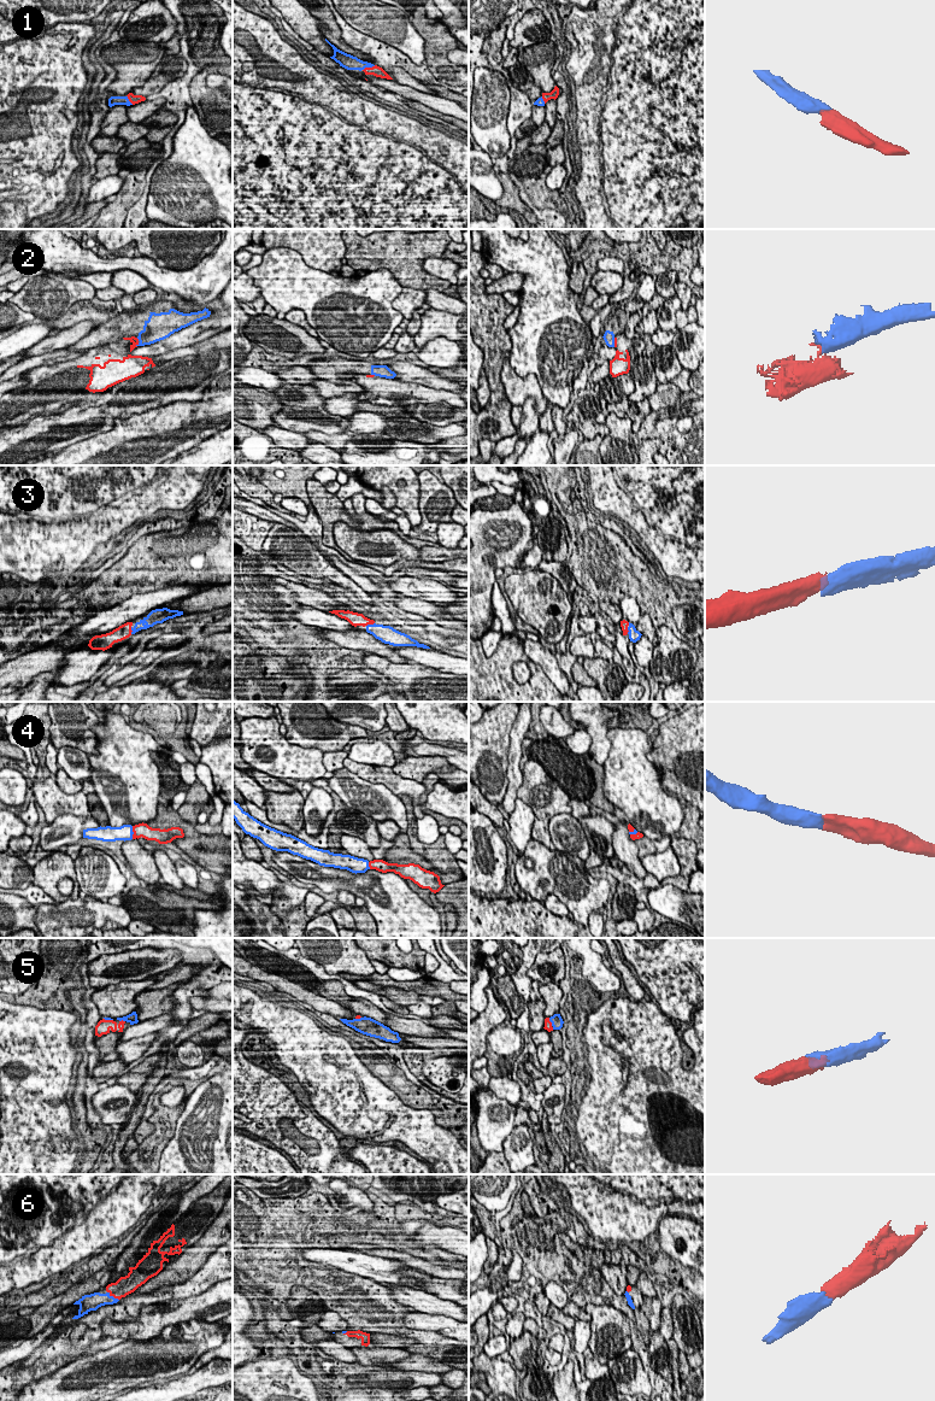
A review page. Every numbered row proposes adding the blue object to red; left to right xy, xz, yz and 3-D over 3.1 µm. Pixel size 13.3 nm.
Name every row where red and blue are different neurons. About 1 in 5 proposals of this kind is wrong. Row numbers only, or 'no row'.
2

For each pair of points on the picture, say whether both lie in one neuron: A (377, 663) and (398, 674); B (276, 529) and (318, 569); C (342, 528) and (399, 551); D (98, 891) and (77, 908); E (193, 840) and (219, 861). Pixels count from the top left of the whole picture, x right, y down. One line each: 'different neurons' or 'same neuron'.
A: same neuron
B: same neuron
C: same neuron
D: different neurons
E: same neuron

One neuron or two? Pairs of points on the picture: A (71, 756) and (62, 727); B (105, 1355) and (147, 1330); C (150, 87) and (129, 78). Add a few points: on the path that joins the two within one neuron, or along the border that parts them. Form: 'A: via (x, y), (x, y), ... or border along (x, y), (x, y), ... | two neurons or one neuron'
A: border along (57, 749), (75, 746), (87, 755) | two neurons
B: border along (116, 1346), (95, 1352) | two neurons
C: border along (160, 62), (151, 76), (130, 92) | two neurons

